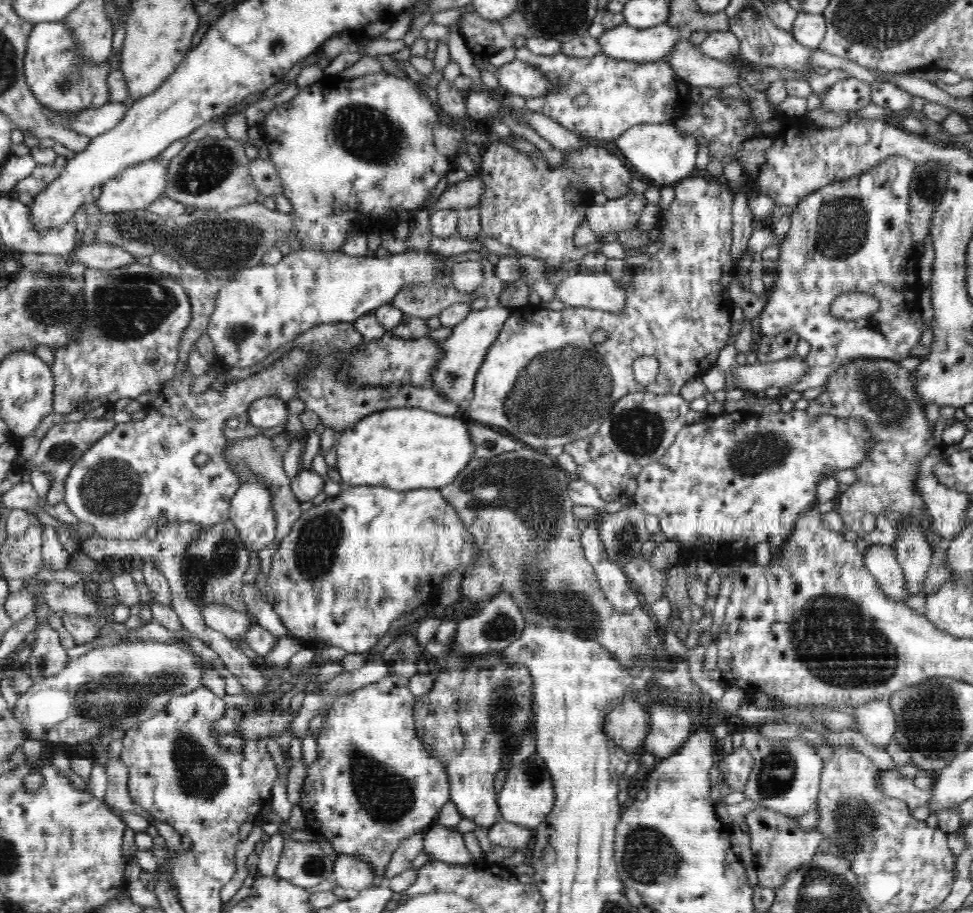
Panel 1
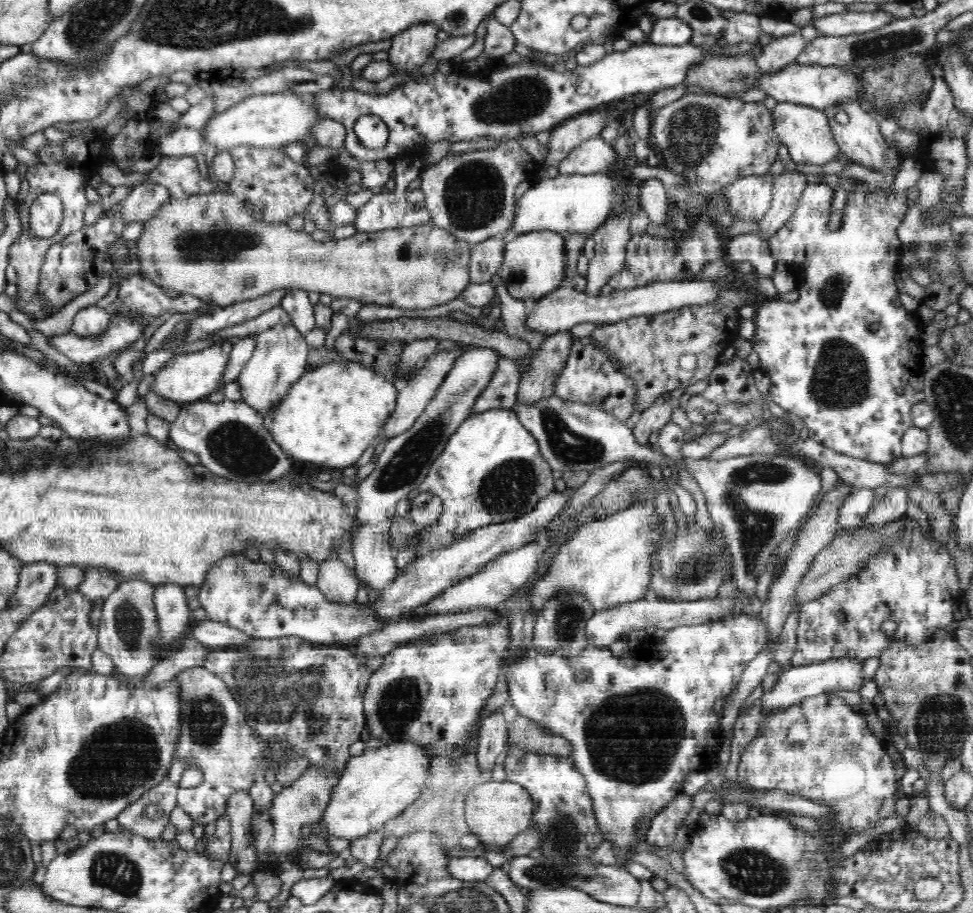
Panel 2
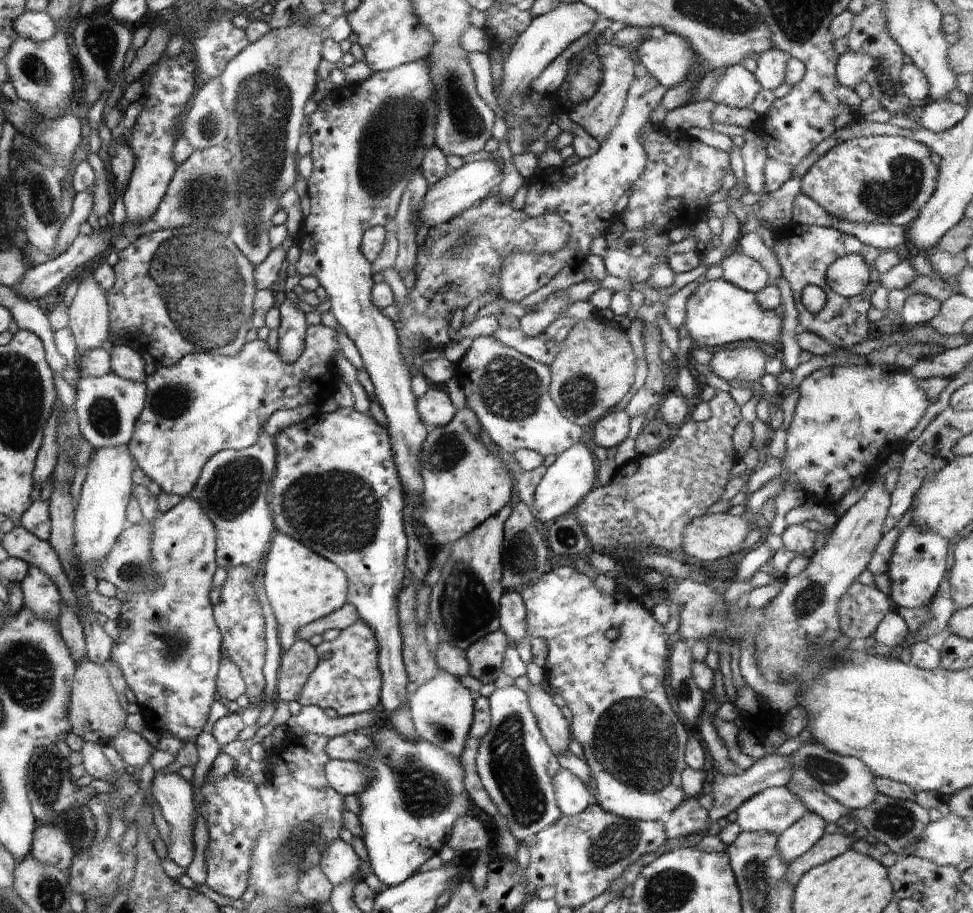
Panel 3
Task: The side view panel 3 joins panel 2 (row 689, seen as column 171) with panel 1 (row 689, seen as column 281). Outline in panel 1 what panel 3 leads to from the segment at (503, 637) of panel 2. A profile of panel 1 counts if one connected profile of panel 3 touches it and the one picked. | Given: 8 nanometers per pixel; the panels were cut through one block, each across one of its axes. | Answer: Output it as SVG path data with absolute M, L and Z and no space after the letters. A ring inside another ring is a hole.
M392 674L336 698L316 738L317 758L307 769L302 785L299 806L307 828L320 835L334 859L348 855L369 862L375 874L374 887L385 883L386 866L401 842L418 831L428 830L439 817L442 805L451 801L444 761L432 757L426 743L418 737L414 726L414 704L409 680Z

